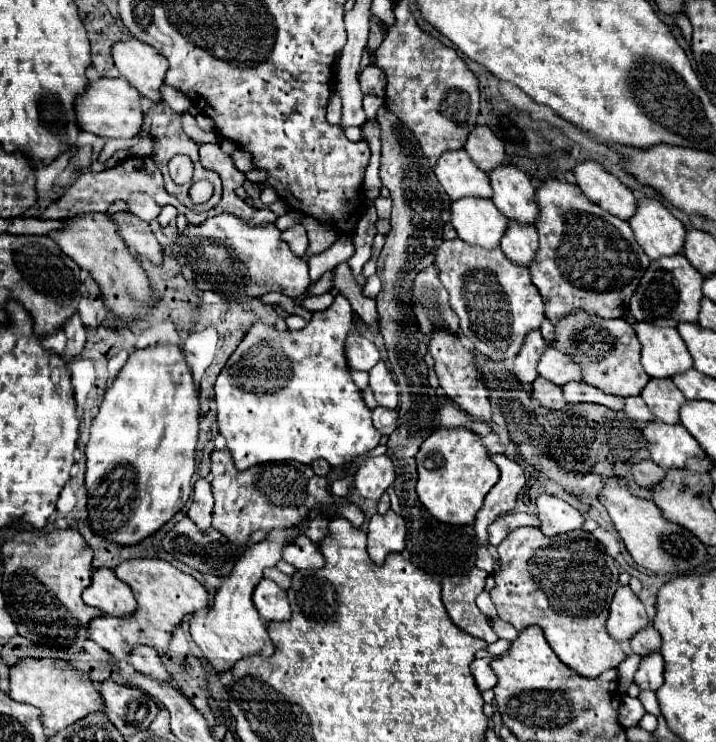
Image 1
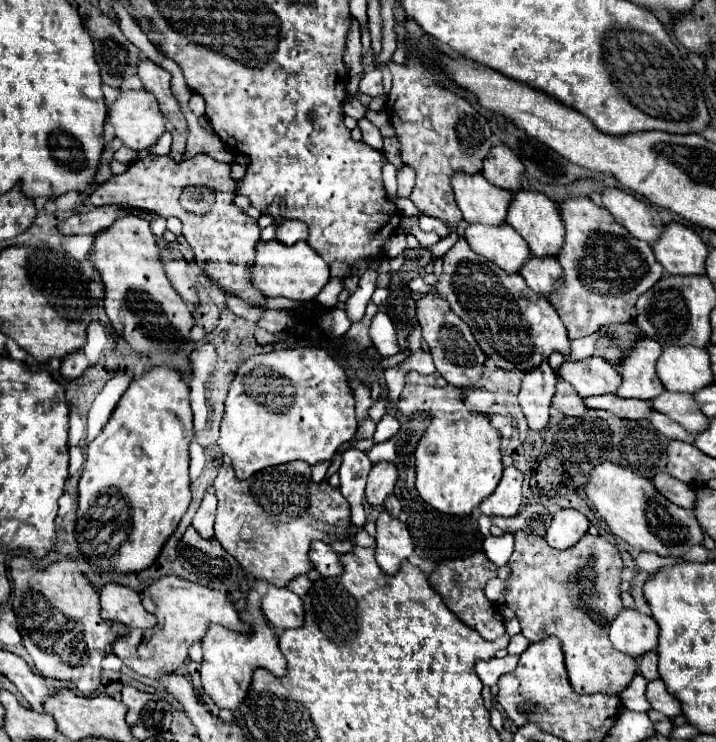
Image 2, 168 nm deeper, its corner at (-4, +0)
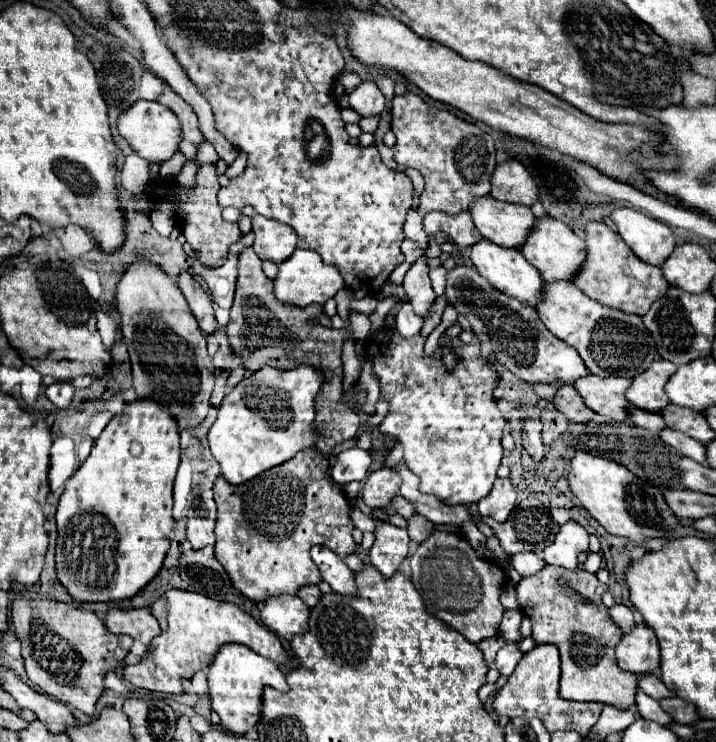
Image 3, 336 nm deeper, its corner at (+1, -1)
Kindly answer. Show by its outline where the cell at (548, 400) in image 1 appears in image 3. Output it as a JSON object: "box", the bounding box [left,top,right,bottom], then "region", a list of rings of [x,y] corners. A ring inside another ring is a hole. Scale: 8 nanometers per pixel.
{"box":[553,386,595,424],"region":[[[561,386],[553,404],[559,412],[563,412],[567,416],[569,422],[583,422],[585,424],[585,422],[593,420],[593,416],[595,416],[573,386]]]}

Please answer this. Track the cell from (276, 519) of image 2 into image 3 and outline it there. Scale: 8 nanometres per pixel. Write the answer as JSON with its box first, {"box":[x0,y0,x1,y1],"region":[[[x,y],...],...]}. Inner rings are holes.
{"box":[213,448,355,602],"region":[[[305,448],[297,452],[291,460],[259,474],[247,484],[233,486],[227,484],[227,480],[223,478],[215,480],[213,488],[217,502],[215,558],[227,570],[233,586],[249,600],[265,602],[267,598],[279,594],[295,596],[299,588],[307,584],[319,584],[323,580],[321,572],[317,572],[317,566],[309,556],[309,550],[315,544],[325,544],[327,548],[331,548],[335,554],[341,556],[349,556],[355,552],[355,542],[351,536],[355,526],[349,518],[351,504],[347,496],[341,492],[341,488],[329,480],[327,468],[329,468],[327,456],[323,456],[317,448]]]}

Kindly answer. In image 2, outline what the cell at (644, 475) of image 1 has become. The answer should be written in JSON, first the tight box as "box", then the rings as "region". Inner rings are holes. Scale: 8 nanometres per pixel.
{"box":[652,473,694,509],"region":[[[660,473],[660,475],[654,475],[652,479],[654,487],[672,503],[684,507],[684,509],[692,509],[694,505],[694,489],[688,487],[686,483],[680,483],[678,479],[674,479],[672,475],[668,473]]]}

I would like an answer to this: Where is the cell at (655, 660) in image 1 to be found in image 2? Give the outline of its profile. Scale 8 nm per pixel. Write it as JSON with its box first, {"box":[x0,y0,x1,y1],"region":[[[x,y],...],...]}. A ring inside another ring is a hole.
{"box":[646,679,680,717],"region":[[[654,679],[654,683],[646,685],[646,699],[652,705],[652,709],[664,713],[666,717],[680,715],[680,703],[666,691],[662,679]]]}

